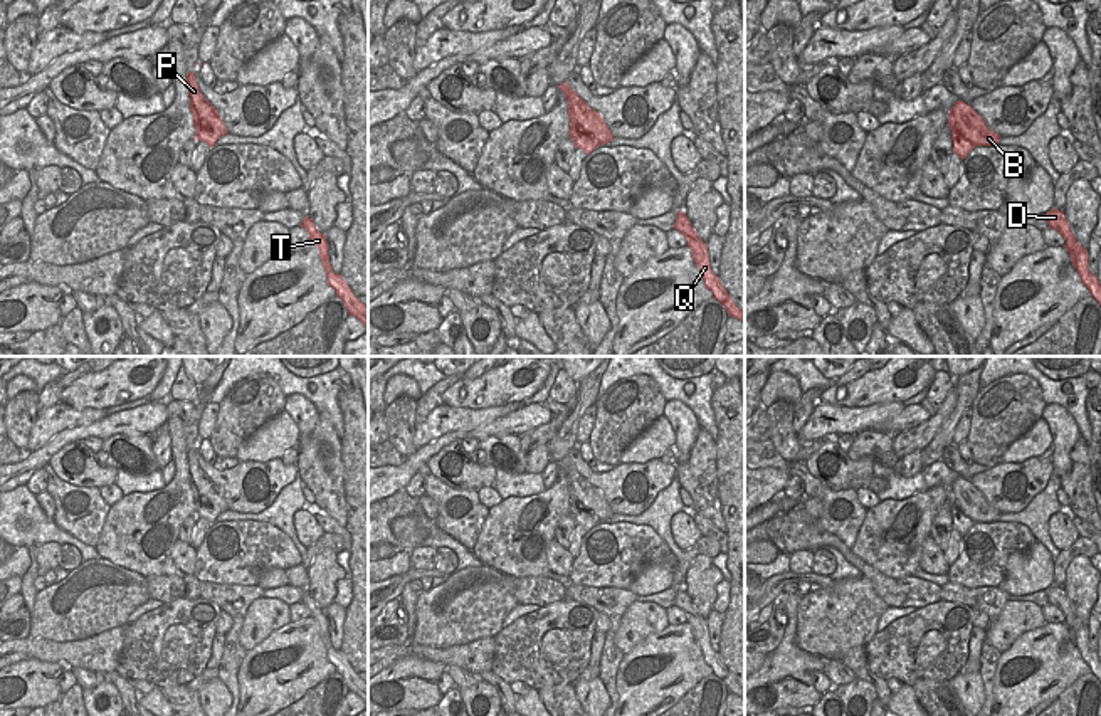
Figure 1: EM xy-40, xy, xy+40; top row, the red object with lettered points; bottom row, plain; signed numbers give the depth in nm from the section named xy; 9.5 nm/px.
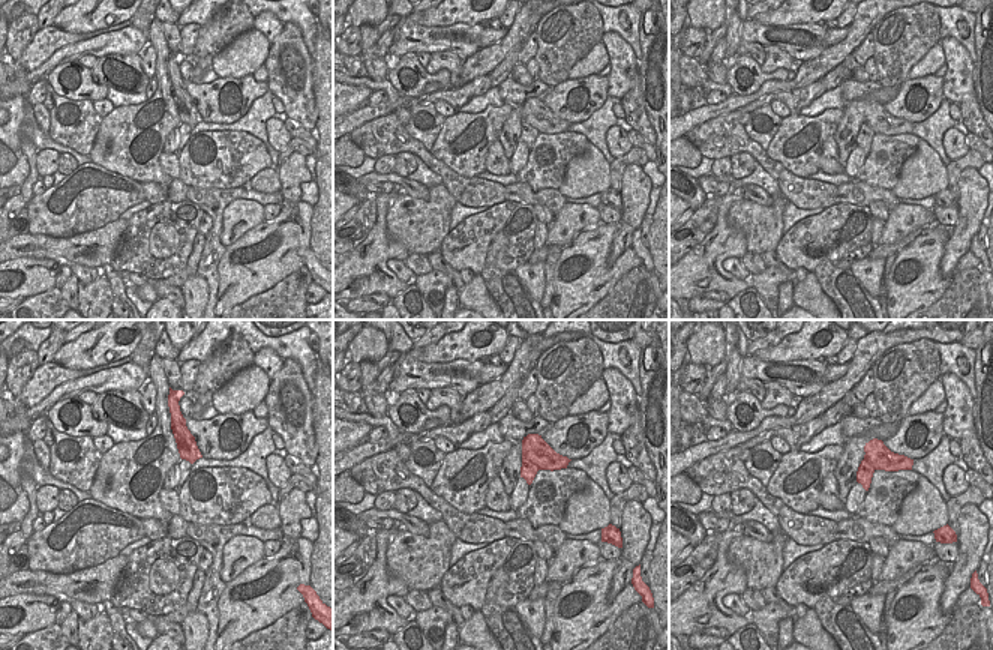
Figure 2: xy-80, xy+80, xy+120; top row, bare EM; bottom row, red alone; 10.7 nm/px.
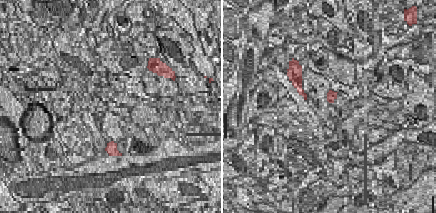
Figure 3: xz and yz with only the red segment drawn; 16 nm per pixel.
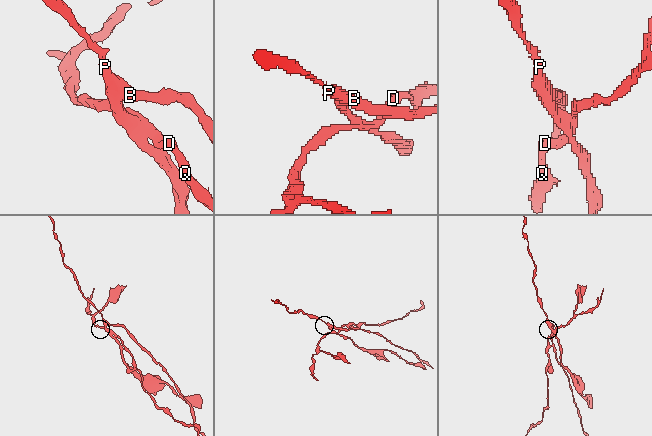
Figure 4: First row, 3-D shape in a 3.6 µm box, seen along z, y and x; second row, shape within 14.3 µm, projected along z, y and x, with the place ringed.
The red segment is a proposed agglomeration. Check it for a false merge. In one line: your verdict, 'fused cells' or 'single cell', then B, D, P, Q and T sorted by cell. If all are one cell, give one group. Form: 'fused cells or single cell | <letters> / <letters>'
fused cells | B P / D Q T

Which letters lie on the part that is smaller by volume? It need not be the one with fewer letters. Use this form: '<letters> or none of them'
B, P

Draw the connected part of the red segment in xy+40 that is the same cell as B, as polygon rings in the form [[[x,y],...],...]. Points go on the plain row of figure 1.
[[[956,477],[950,486],[948,503],[953,506],[958,504],[960,511],[965,513],[975,523],[995,523],[1002,514],[992,508],[983,494],[963,477]]]

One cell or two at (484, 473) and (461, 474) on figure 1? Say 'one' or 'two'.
one

